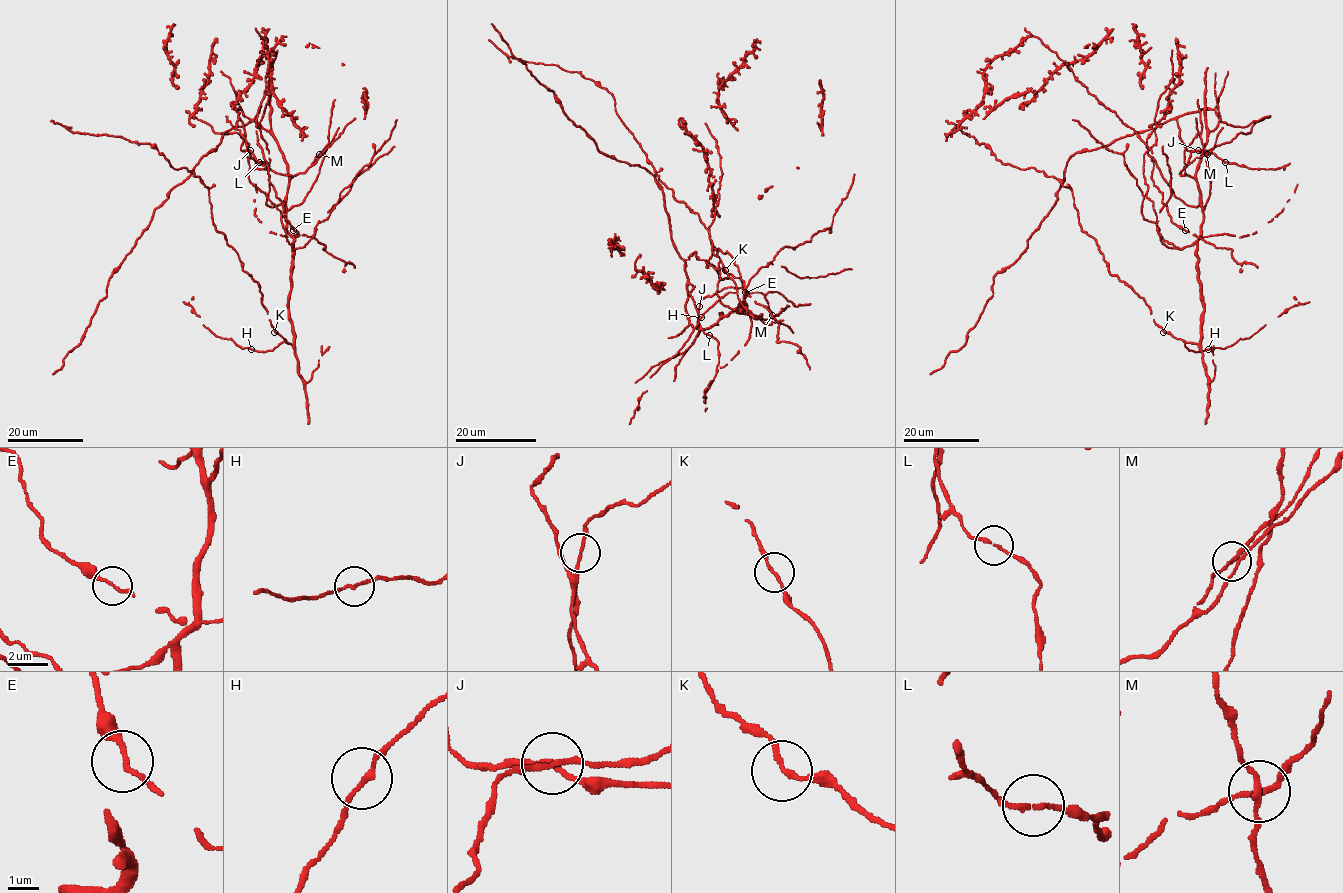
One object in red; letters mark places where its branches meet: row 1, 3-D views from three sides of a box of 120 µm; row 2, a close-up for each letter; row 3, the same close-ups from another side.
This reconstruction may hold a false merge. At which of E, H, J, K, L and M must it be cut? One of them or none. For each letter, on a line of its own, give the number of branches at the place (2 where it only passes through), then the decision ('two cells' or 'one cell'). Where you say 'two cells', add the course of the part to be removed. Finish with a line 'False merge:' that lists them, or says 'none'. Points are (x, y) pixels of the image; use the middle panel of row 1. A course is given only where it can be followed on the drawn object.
E: 2 | one cell
H: 2 | one cell
J: 2 | one cell
K: 2 | one cell
L: 2 | one cell
M: 2 | one cell
False merge: none

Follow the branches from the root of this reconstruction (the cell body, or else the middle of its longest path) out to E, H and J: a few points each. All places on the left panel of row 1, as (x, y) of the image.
E: (286, 214), (295, 175), (275, 173), (242, 150), (239, 119), (249, 179), (293, 230)
H: (286, 214), (287, 233), (293, 239), (294, 251), (289, 299), (293, 343), (282, 341), (264, 352), (251, 349)
J: (286, 214), (289, 180), (295, 175), (271, 171), (249, 150)

